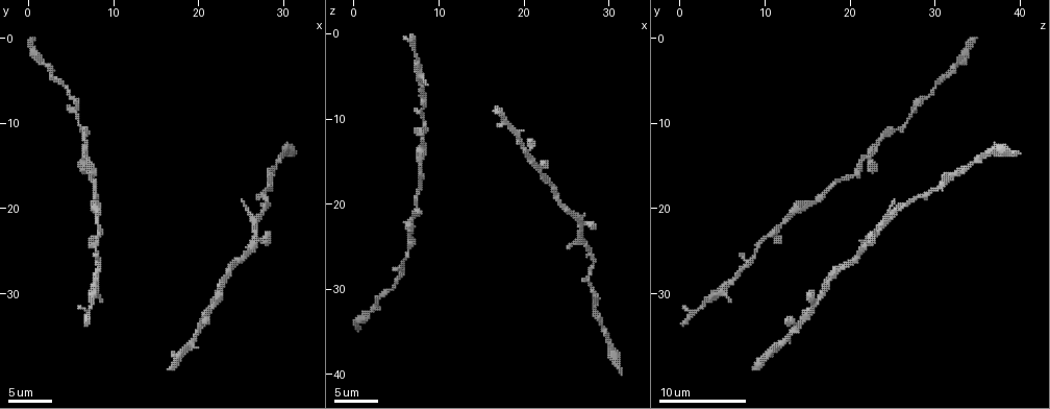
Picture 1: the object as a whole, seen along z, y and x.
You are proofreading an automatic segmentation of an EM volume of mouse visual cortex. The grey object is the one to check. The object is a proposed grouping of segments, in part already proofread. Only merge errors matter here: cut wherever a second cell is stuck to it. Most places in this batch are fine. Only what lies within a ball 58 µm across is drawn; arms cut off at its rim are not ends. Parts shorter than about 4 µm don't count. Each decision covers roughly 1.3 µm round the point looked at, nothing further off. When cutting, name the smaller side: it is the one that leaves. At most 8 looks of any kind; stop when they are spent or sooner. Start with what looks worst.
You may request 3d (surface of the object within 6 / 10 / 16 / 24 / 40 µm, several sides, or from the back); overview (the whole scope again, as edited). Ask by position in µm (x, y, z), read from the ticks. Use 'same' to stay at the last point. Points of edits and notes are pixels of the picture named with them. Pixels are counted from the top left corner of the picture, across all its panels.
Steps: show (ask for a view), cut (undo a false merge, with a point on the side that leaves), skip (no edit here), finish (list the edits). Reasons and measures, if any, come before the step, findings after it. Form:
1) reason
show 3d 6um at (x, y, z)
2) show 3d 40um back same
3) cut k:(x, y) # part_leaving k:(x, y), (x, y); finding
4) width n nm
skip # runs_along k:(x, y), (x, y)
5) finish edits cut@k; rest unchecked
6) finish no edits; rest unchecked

a fork
show 3d 16um at (7.6, 29.6, 4.6)

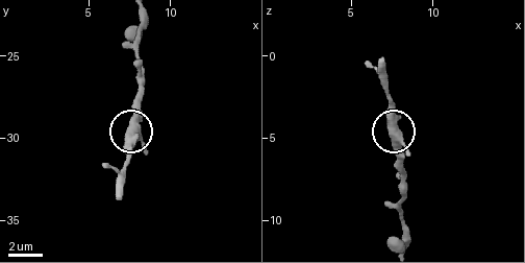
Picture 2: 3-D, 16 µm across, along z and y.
arms 3
skip # runs_along 2:(410, 152), (396, 129), (392, 101); one cell here

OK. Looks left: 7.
calibre changes
show 3d 10um at (5.8, 9.0, 27.0)

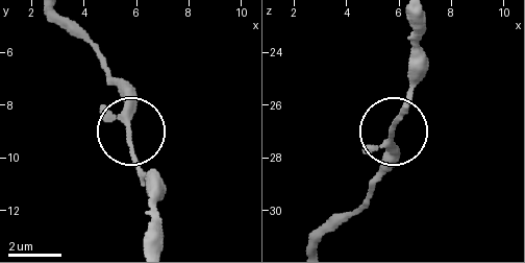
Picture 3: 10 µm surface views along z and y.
skip # continuous, no second cell

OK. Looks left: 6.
narrows sharply
show 3d 6um at (22.0, 30.2, 16.6)

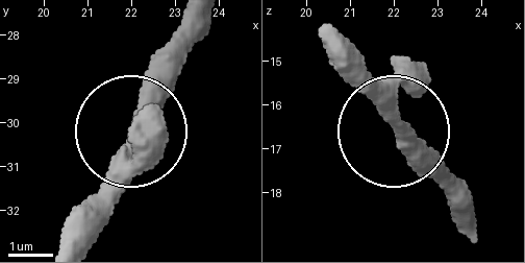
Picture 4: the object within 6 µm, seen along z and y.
skip # all the same cell

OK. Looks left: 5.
thick turns thin
show 3d 6um at (7.8, 18.2, 17.2)

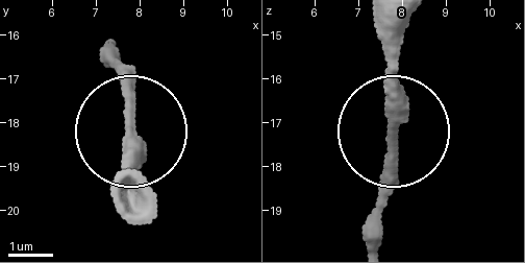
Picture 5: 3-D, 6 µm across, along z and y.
skip # continuous, no second cell

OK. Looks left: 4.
finish no edits; rest unchecked

